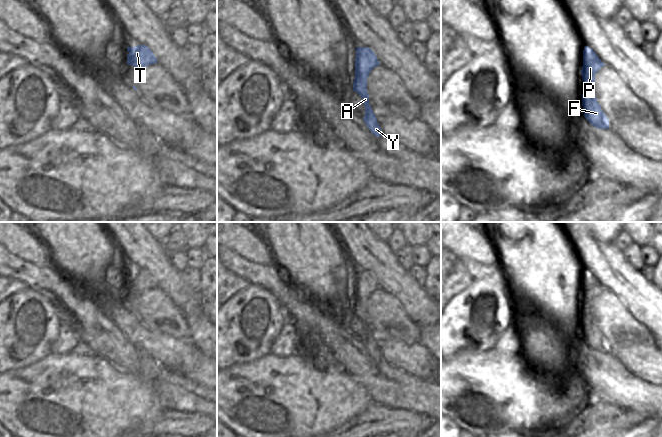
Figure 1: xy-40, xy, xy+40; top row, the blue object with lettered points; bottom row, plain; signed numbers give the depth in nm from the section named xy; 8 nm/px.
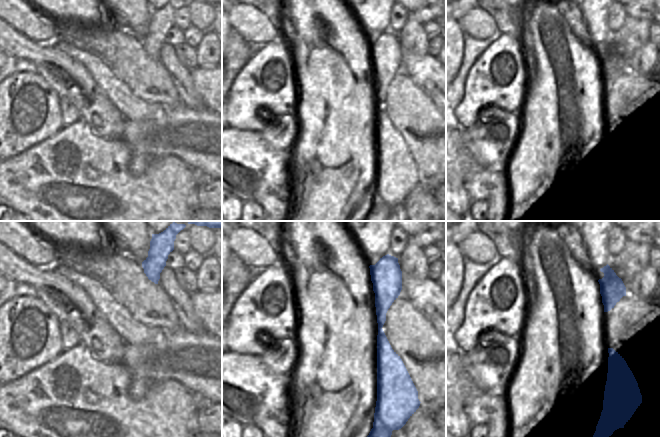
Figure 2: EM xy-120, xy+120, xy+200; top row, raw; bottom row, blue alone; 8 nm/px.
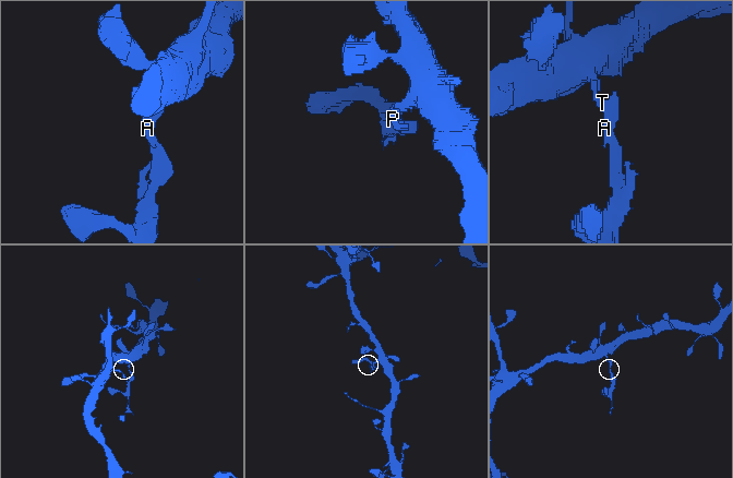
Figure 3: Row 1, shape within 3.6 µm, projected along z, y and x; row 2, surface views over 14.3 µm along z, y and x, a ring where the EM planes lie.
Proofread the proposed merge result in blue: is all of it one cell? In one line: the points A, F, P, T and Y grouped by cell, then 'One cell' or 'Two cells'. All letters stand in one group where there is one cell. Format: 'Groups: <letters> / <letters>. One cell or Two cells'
Groups: A F Y / P T. Two cells

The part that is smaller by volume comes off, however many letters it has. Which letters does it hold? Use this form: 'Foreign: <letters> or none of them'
Foreign: A, F, Y

